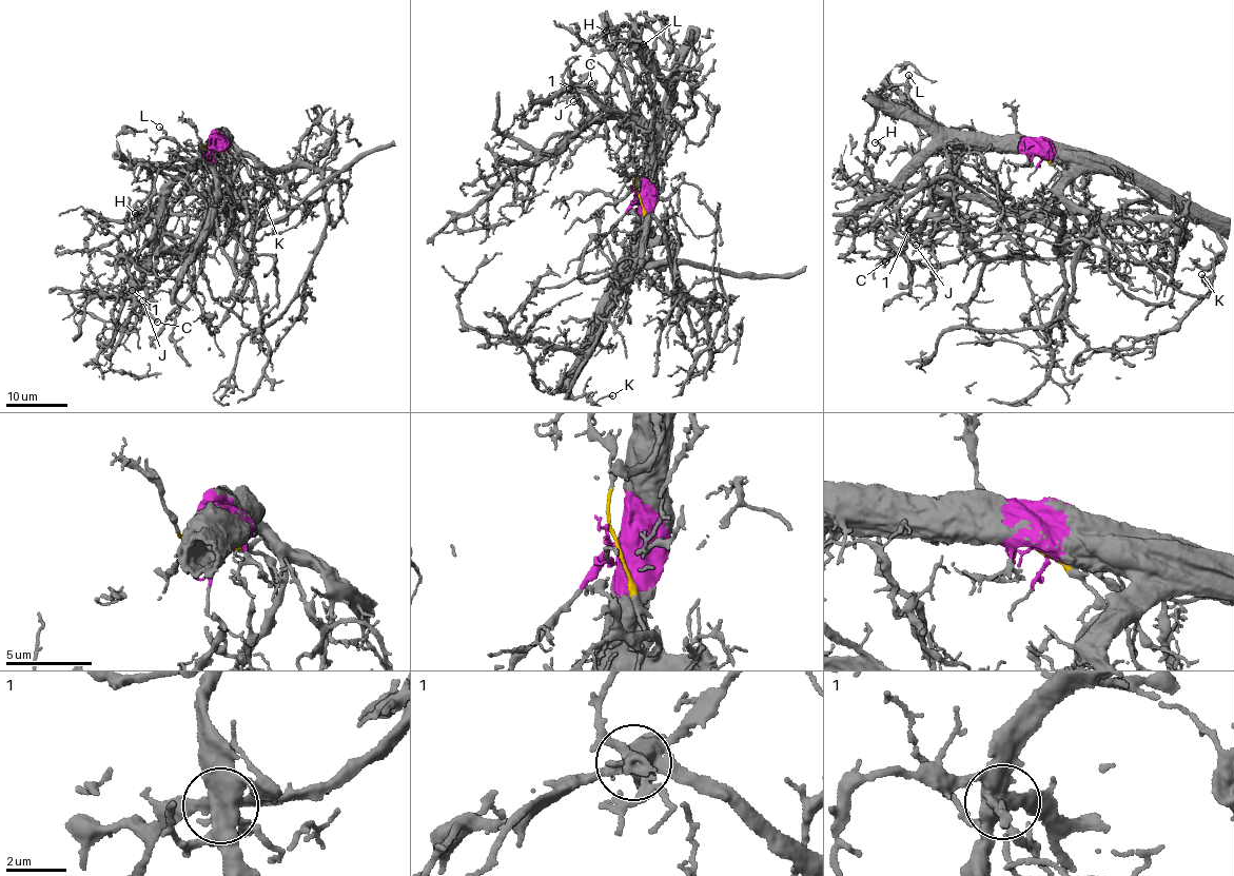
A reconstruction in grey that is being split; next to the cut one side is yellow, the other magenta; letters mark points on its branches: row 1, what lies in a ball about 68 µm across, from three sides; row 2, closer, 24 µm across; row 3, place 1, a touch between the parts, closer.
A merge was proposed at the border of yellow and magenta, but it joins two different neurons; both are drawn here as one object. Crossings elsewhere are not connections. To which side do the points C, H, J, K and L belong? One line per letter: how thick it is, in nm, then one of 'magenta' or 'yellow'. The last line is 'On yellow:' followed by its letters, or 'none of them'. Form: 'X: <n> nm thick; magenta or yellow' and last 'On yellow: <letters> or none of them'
C: 260 nm thick; magenta
H: 130 nm thick; magenta
J: 110 nm thick; magenta
K: 180 nm thick; magenta
L: 140 nm thick; magenta
On yellow: none of them

